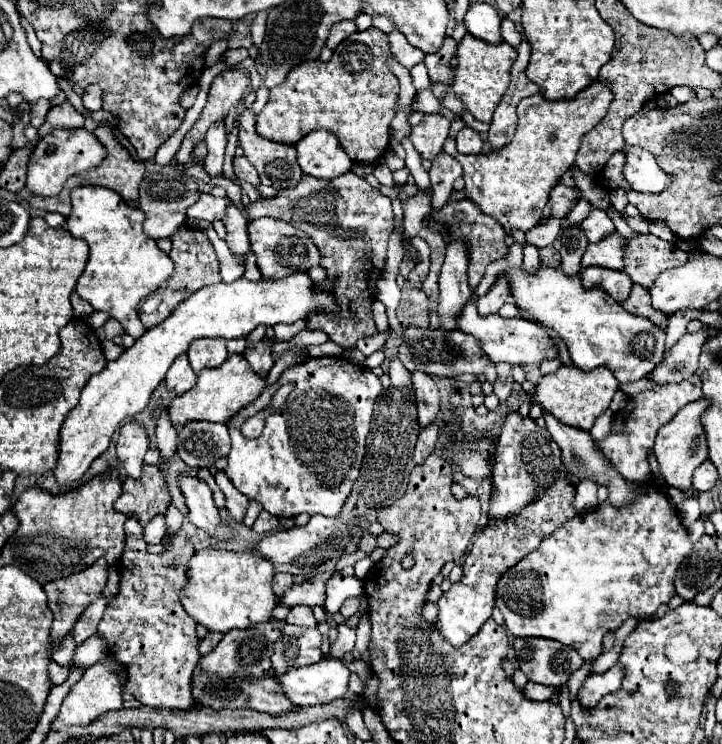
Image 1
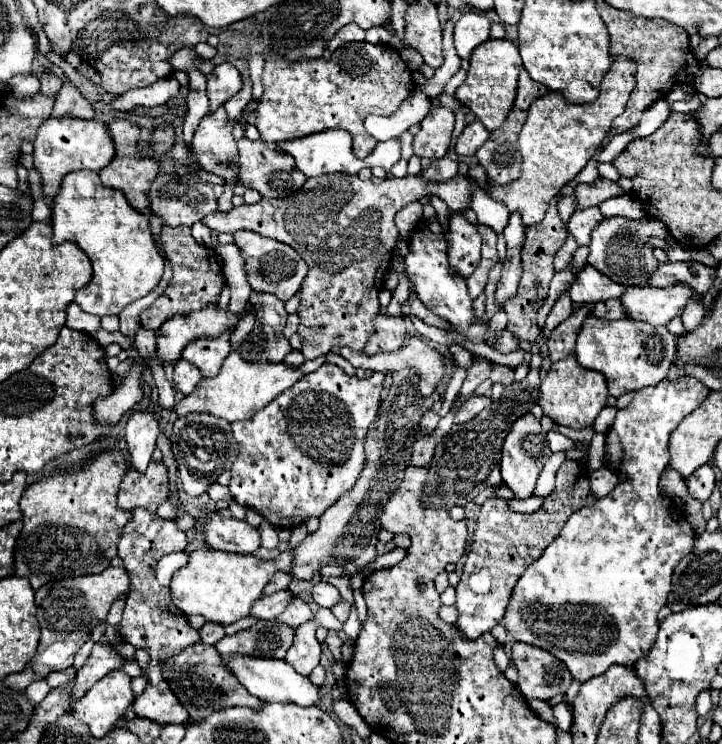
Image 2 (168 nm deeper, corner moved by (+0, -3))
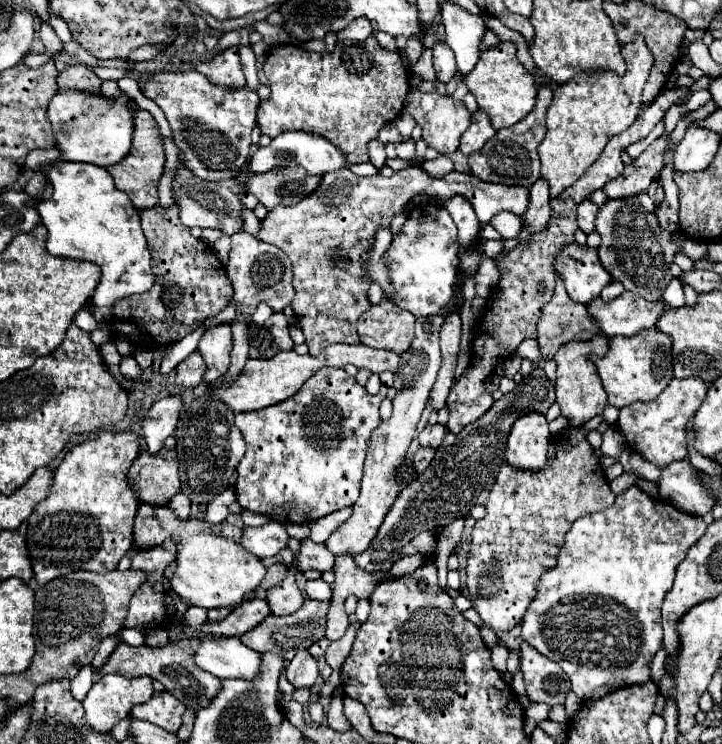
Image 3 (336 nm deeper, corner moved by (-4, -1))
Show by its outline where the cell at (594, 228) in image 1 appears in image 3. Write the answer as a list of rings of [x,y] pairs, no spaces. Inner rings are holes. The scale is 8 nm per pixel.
[[[589,199],[581,201],[581,205],[577,207],[577,223],[579,223],[579,229],[583,233],[593,233],[595,231],[597,213],[599,213],[599,207],[593,201],[589,201]]]

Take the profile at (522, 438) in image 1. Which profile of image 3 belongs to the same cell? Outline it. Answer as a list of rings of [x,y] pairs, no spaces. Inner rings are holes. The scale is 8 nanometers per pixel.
[[[529,413],[515,421],[507,439],[505,459],[515,469],[537,471],[547,465],[549,427],[543,413]]]

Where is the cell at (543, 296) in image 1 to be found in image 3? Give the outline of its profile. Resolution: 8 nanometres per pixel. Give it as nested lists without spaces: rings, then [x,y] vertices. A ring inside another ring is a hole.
[[[649,329],[643,335],[633,337],[613,337],[609,339],[609,349],[605,357],[589,357],[603,381],[603,387],[609,397],[609,405],[625,407],[635,401],[655,399],[673,379],[673,357],[671,357],[671,337],[657,329]]]

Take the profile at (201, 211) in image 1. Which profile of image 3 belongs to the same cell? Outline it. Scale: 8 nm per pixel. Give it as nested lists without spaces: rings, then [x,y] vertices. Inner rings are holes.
[[[407,167],[395,171],[391,177],[359,177],[351,169],[339,169],[325,173],[311,197],[291,207],[277,205],[277,209],[271,209],[267,217],[261,219],[261,229],[255,237],[277,245],[293,263],[293,287],[297,293],[291,307],[309,345],[309,355],[315,357],[333,343],[359,343],[355,325],[361,313],[371,307],[367,291],[373,281],[367,277],[365,265],[377,231],[389,227],[393,217],[403,213],[405,205],[415,197],[449,201],[457,195],[473,205],[481,223],[489,223],[499,211],[521,215],[527,207],[529,189],[481,181],[473,177],[473,173],[459,171],[437,179],[425,173],[423,167]]]

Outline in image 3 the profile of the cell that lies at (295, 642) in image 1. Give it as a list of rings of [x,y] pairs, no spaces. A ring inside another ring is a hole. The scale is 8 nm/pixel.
[[[301,649],[297,653],[297,657],[293,657],[287,663],[285,675],[287,675],[289,683],[293,683],[295,687],[311,687],[311,685],[315,685],[315,681],[319,677],[317,659],[307,649]]]

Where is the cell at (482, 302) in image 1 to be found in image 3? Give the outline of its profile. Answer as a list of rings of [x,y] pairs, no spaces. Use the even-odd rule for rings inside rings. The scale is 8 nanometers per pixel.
[[[539,179],[529,189],[529,209],[525,209],[525,217],[521,217],[521,231],[517,235],[519,243],[529,243],[533,233],[539,233],[545,229],[551,215],[549,207],[549,185]]]

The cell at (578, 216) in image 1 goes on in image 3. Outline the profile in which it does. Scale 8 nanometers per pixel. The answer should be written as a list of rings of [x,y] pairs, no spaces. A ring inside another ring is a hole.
[[[557,277],[557,287],[553,299],[545,305],[543,315],[537,323],[537,341],[541,347],[543,357],[553,357],[557,349],[573,339],[591,341],[593,337],[601,335],[597,329],[597,321],[585,313],[585,305],[569,301],[569,295],[563,289],[561,277]]]

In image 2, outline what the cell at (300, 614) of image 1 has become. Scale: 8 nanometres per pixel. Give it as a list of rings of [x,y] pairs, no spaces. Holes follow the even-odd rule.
[[[295,595],[291,599],[291,603],[287,605],[287,609],[281,615],[277,615],[277,621],[287,623],[291,627],[299,627],[301,623],[307,623],[311,617],[313,617],[313,613],[311,613],[309,605],[299,595]]]

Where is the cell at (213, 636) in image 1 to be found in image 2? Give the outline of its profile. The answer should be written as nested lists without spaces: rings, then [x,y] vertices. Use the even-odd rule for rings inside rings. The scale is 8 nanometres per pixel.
[[[205,623],[199,633],[201,633],[201,641],[209,643],[209,645],[215,645],[219,639],[225,637],[221,623]]]

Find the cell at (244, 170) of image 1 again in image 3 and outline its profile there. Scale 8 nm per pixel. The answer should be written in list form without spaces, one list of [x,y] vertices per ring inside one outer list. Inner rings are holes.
[[[195,69],[177,73],[145,73],[141,75],[139,85],[143,95],[153,99],[163,109],[175,133],[177,145],[185,151],[185,161],[193,175],[205,181],[223,181],[233,179],[239,173],[251,153],[251,129],[259,107],[259,97],[255,91],[249,91],[247,87],[237,91],[215,87]]]

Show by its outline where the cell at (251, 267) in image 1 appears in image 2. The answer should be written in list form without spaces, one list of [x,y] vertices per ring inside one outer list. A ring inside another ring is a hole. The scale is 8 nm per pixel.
[[[251,293],[249,305],[257,309],[257,323],[253,331],[243,339],[239,353],[251,363],[281,363],[291,351],[289,341],[283,337],[285,327],[285,305],[265,293]]]

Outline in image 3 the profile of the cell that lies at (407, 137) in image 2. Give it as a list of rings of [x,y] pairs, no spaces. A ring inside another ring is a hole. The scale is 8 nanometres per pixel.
[[[409,139],[409,141],[403,141],[397,145],[397,157],[401,159],[415,159],[415,141]]]

